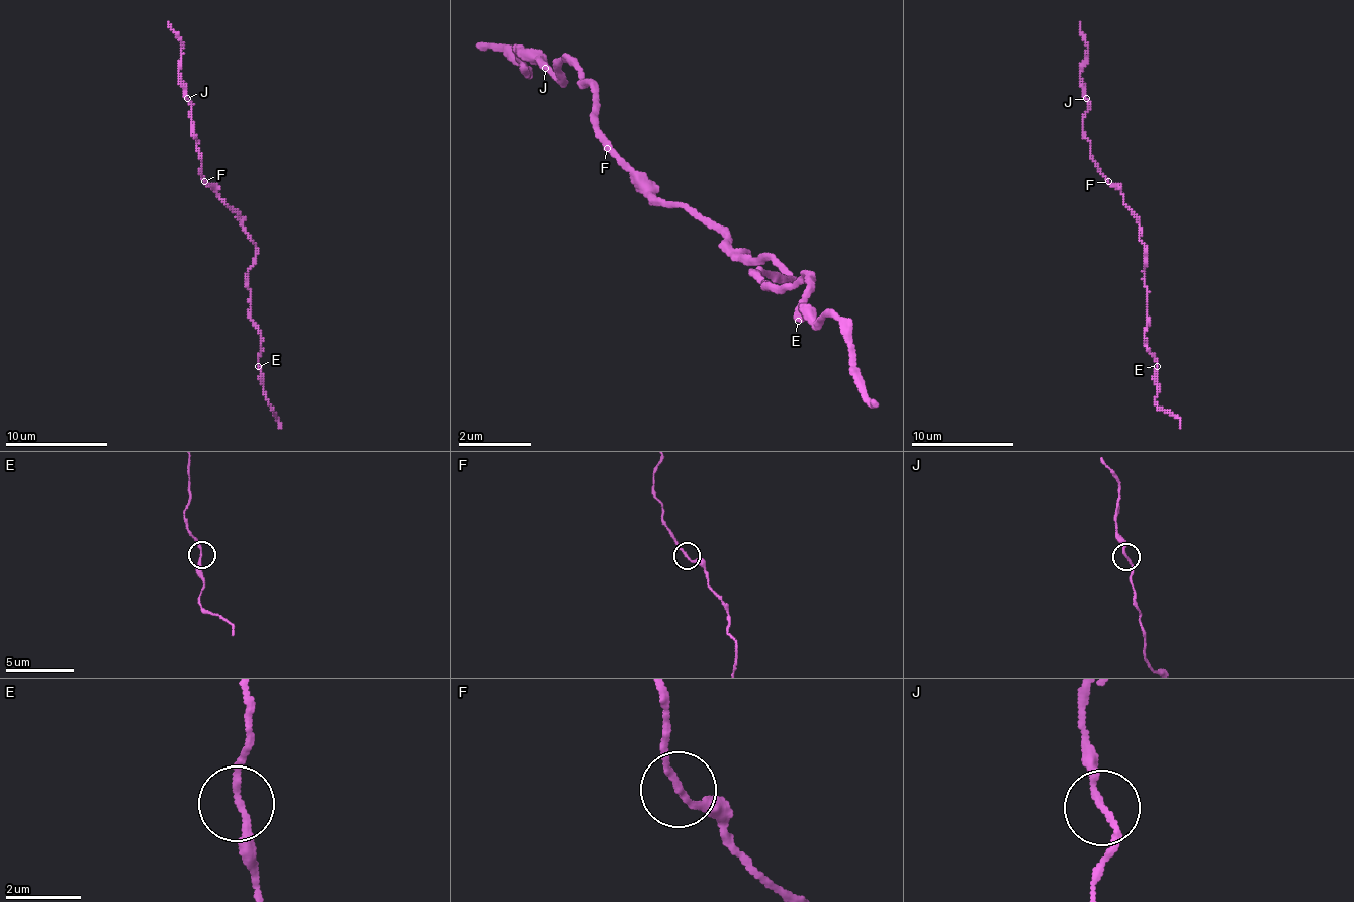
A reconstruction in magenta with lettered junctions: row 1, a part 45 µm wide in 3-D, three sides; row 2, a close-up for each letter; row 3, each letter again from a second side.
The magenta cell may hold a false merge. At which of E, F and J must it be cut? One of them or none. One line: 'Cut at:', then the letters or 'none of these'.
Cut at: none of these

